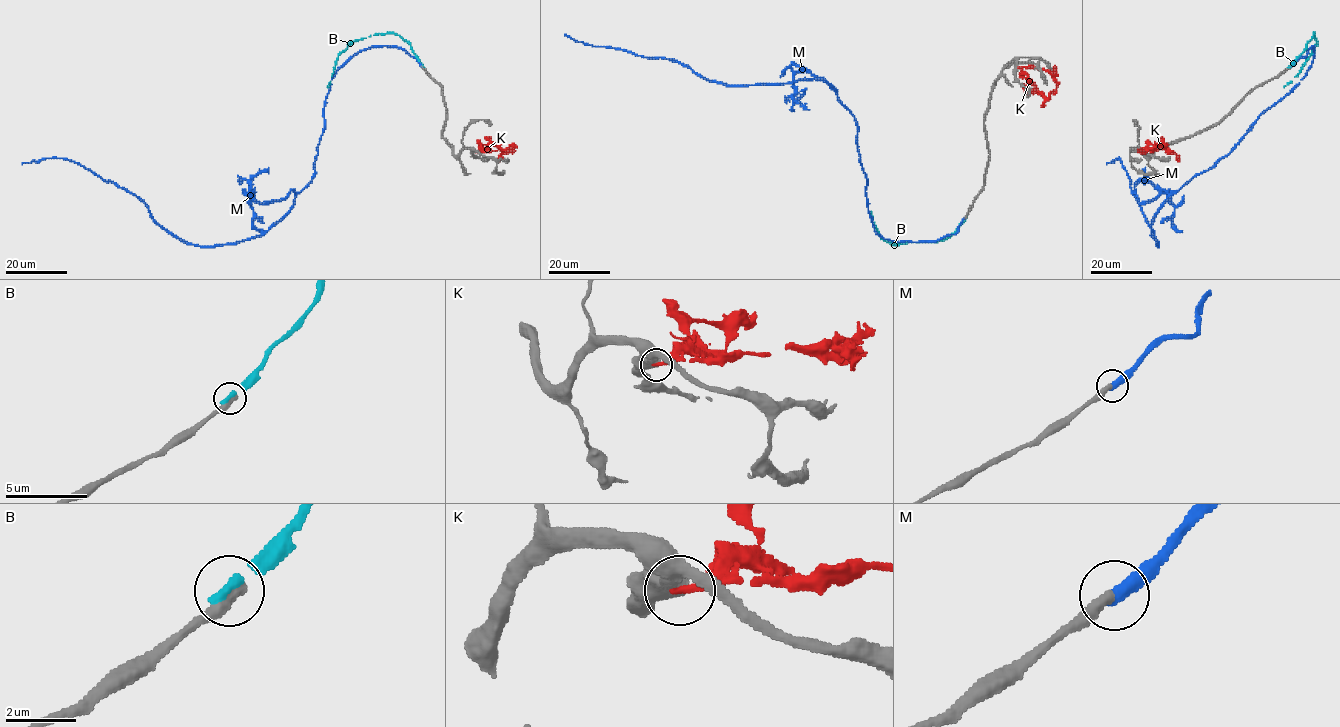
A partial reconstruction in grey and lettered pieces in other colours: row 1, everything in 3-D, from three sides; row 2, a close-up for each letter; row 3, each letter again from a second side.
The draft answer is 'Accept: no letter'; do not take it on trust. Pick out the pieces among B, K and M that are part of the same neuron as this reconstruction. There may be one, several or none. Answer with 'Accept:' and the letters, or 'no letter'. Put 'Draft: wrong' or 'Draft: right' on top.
Draft: wrong
Accept: M

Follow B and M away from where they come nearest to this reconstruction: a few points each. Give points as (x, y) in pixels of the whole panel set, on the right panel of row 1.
B: (1289, 67), (1313, 33), (1316, 40), (1313, 51), (1300, 71), (1283, 87)
M: (1291, 66), (1314, 47), (1299, 83), (1156, 212), (1152, 235), (1158, 246), (1118, 157), (1107, 164)

